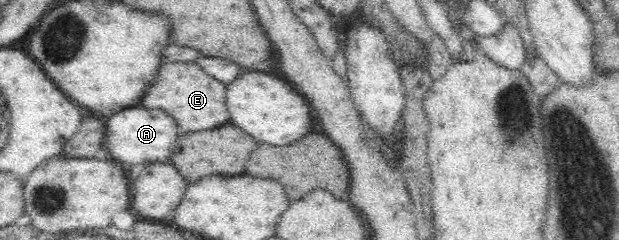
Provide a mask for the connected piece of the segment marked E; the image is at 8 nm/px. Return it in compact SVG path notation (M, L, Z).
M165 62L160 66L154 82L147 88L137 106L162 109L176 120L180 132L202 132L220 127L228 120L225 101L226 85L204 73L194 63Z

